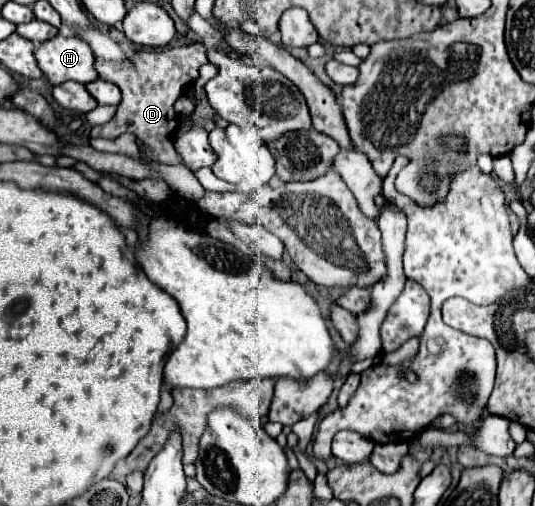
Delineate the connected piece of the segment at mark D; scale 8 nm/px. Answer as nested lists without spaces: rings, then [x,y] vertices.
[[[185,44],[185,46],[169,46],[161,48],[161,52],[153,50],[139,50],[135,58],[123,60],[123,62],[107,62],[97,58],[95,68],[99,76],[107,76],[109,82],[117,84],[123,98],[117,114],[101,126],[93,126],[91,136],[93,138],[117,138],[125,132],[133,132],[147,148],[149,152],[143,152],[141,156],[145,160],[161,162],[161,164],[179,164],[179,152],[173,146],[175,130],[177,130],[177,114],[173,110],[173,104],[179,96],[183,96],[185,86],[195,82],[199,78],[199,68],[207,64],[205,46],[203,44]]]

